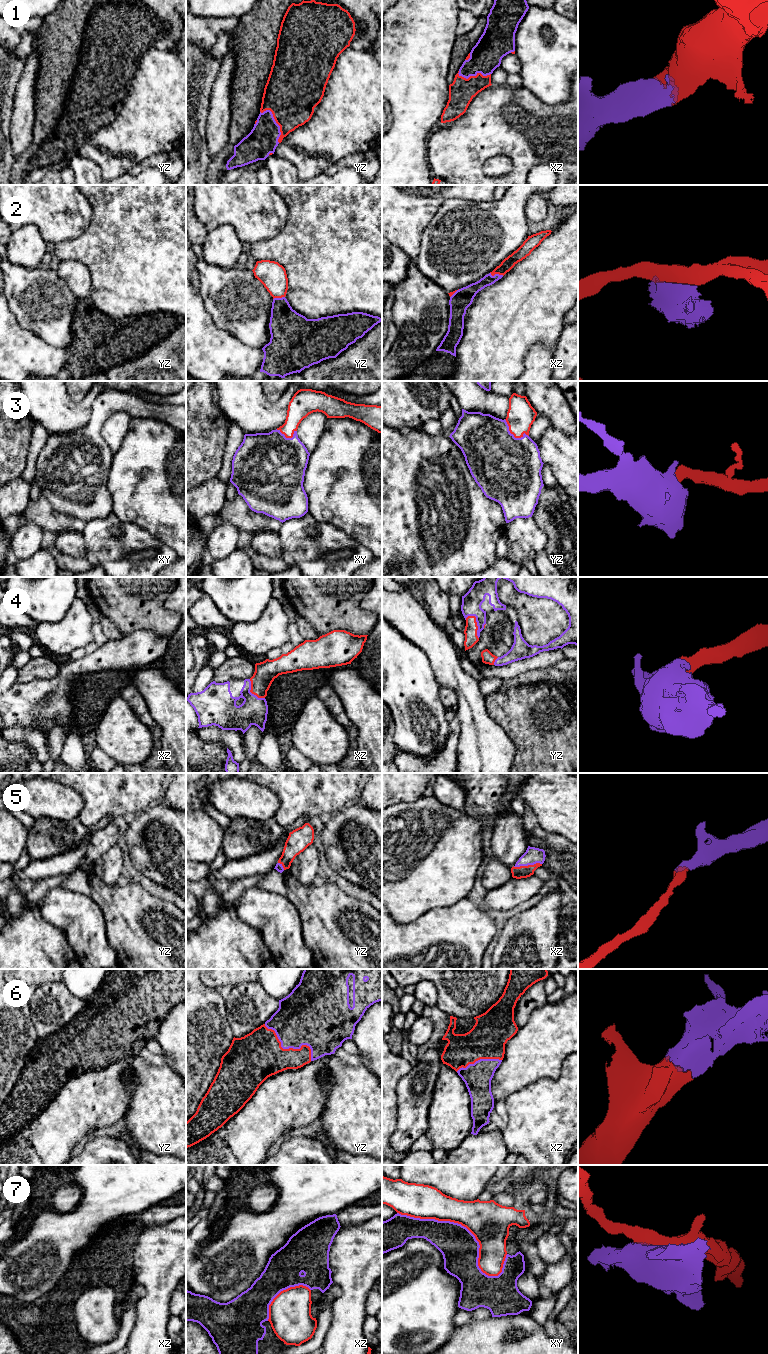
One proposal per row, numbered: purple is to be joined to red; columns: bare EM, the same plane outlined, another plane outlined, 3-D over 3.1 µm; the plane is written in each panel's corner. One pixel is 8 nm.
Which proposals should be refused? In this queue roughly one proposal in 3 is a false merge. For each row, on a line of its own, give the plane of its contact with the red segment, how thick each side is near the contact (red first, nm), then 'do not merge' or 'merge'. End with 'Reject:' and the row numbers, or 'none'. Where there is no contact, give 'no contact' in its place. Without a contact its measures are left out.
1: yz | 420/240 nm | merge
2: xz | 100/100 nm | do not merge
3: yz | 220/480 nm | merge
4: yz | 110/160 nm | merge
5: xz | 100/130 nm | merge
6: yz | 380/400 nm | merge
7: xy | 320/300 nm | do not merge
Reject: 2, 7

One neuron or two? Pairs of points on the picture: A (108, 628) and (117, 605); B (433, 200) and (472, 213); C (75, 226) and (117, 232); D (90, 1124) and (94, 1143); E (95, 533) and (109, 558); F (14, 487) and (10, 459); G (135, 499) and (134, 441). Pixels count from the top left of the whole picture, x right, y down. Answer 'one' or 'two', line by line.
A: two
B: two
C: two
D: two
E: one
F: two
G: one

